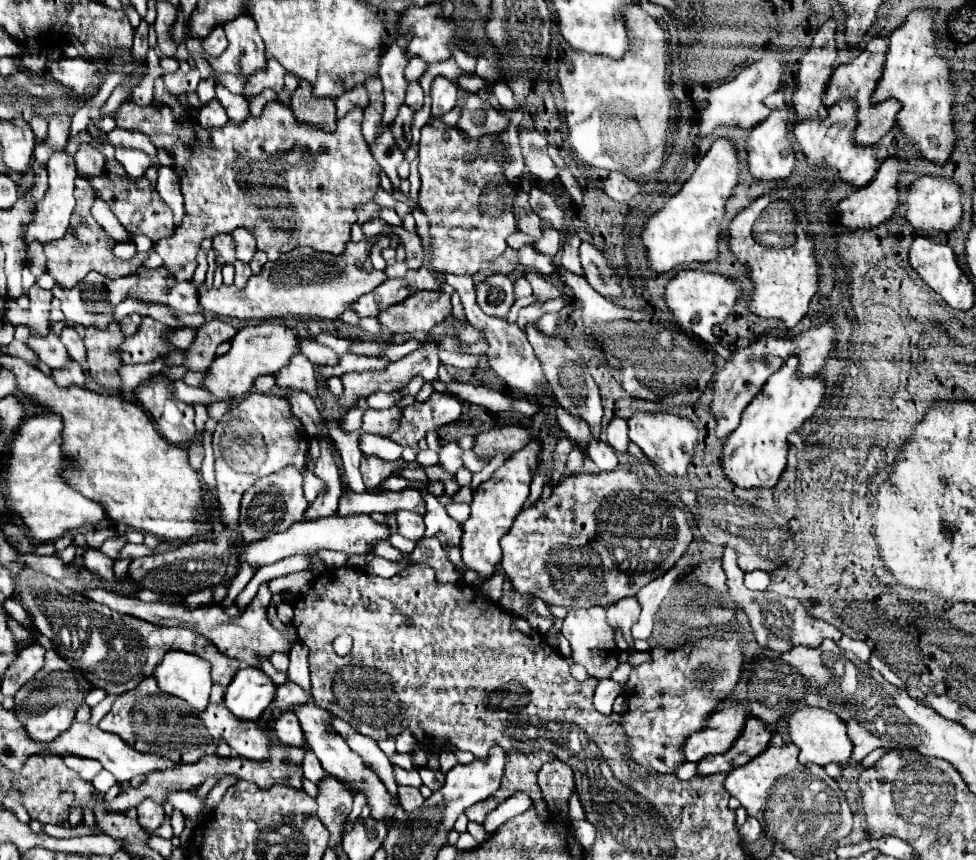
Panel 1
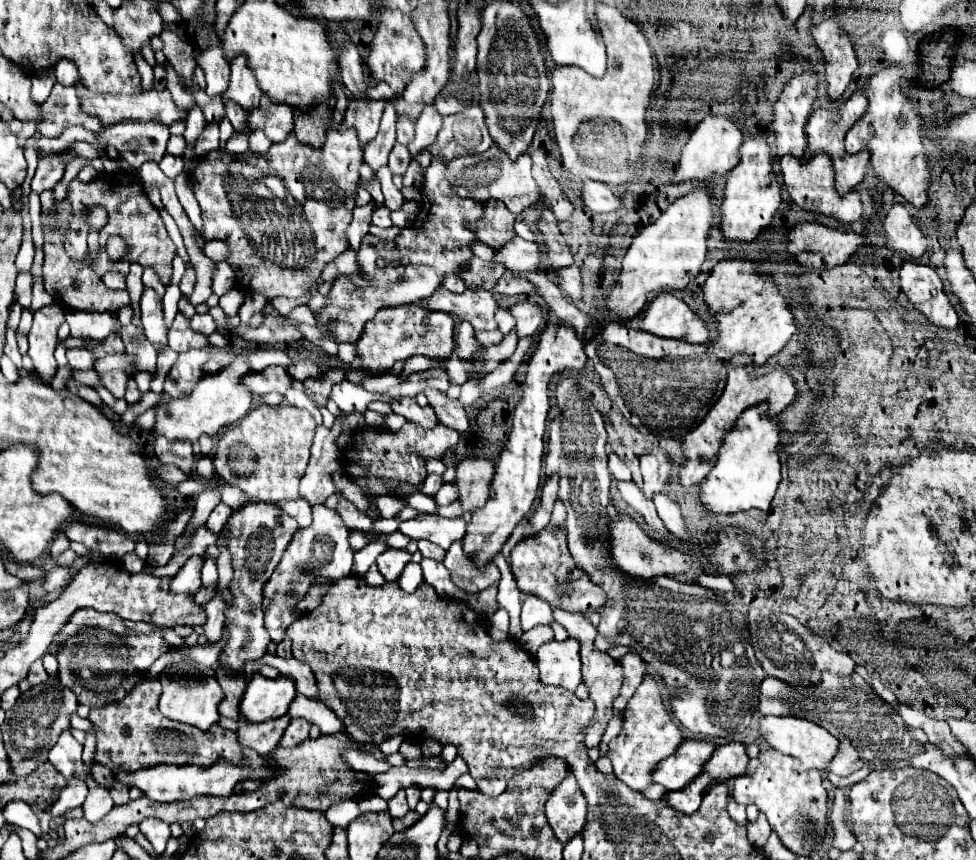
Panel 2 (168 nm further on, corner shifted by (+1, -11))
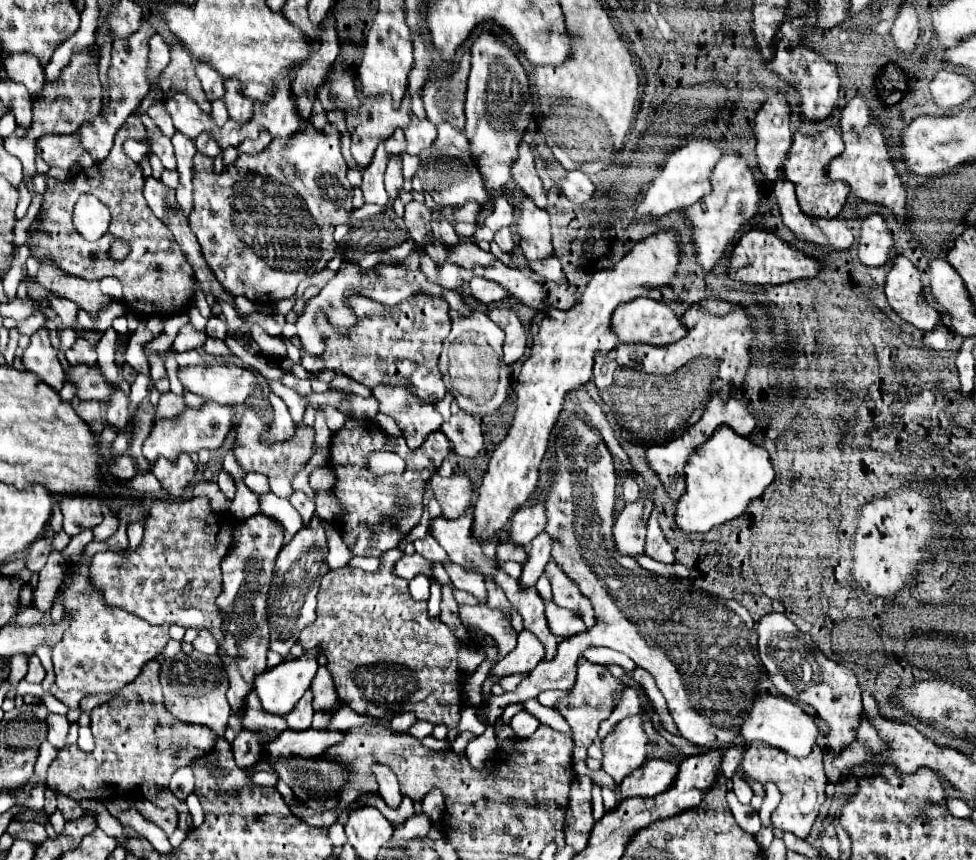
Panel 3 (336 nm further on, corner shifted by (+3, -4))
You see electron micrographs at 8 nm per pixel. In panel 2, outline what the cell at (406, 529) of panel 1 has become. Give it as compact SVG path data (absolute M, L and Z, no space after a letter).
M420 540L420 542L418 542L418 550L422 552L424 558L436 560L436 562L444 562L444 554L446 554L446 552L444 552L440 546L436 546L436 544L428 542L428 540Z

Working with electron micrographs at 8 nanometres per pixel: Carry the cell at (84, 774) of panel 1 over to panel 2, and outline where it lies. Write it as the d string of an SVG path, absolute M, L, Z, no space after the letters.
M65 730L56 744L48 752L48 762L64 776L70 778L72 774L80 774L84 778L84 764L82 764L83 745Z

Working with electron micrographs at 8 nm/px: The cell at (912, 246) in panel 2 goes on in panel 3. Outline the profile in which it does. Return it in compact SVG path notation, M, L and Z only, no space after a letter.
M880 213L868 215L860 229L858 257L864 265L876 267L888 259L890 249L894 247L892 231L886 227L886 219Z

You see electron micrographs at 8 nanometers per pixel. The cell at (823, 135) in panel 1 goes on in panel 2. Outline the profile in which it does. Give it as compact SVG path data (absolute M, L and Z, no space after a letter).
M824 154L814 156L808 162L802 162L800 158L794 156L784 156L780 160L780 174L782 174L782 184L788 190L788 196L794 204L798 204L800 210L806 212L818 212L818 214L826 214L832 216L836 220L840 220L844 226L856 222L862 214L862 202L860 202L860 194L848 192L840 198L840 194L834 190L834 172L832 172L832 160Z

